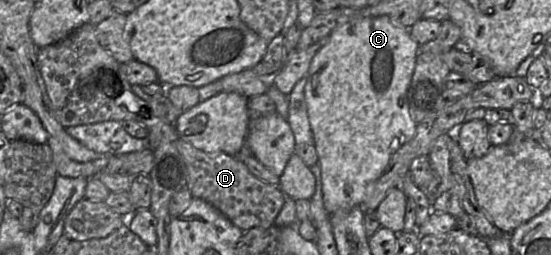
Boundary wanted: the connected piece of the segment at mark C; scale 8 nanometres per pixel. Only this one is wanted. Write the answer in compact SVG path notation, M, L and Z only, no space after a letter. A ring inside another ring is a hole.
M379 16L352 19L337 26L329 34L328 44L322 47L313 57L307 73L305 100L309 123L314 137L314 147L318 155L317 164L321 171L323 204L329 214L332 215L339 210L349 210L356 206L364 207L372 195L375 183L388 165L391 156L413 139L417 124L411 119L409 114L407 90L412 79L418 53L419 45L411 38L408 28L402 27L397 22L392 22L387 16Z

